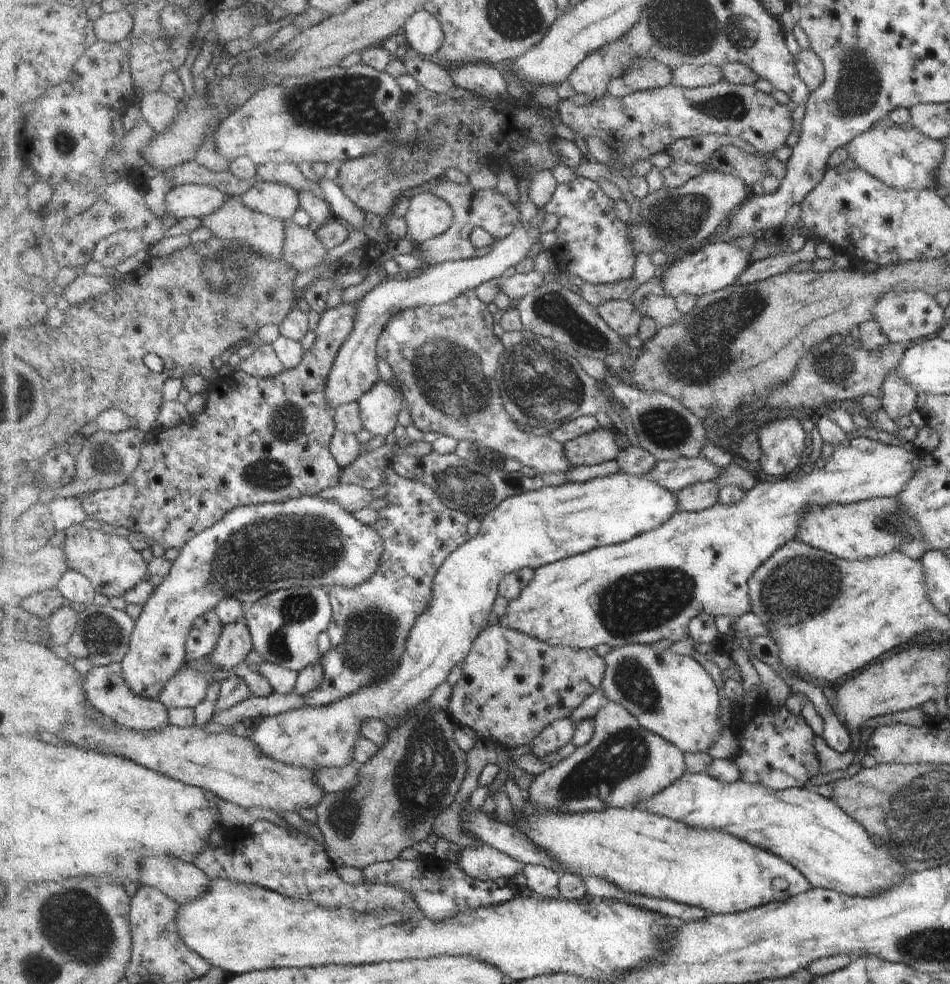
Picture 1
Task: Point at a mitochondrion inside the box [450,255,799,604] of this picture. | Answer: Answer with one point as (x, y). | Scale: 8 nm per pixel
(704, 353)

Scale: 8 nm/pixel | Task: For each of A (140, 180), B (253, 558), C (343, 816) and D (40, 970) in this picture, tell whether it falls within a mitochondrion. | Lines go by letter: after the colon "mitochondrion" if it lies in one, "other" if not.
A: other
B: mitochondrion
C: mitochondrion
D: mitochondrion

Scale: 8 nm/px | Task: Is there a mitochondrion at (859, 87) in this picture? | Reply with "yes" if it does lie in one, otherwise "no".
yes

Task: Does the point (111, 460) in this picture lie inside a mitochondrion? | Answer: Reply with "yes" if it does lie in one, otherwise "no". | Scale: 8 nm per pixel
yes

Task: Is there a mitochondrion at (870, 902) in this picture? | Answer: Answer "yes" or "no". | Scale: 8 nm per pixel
no

